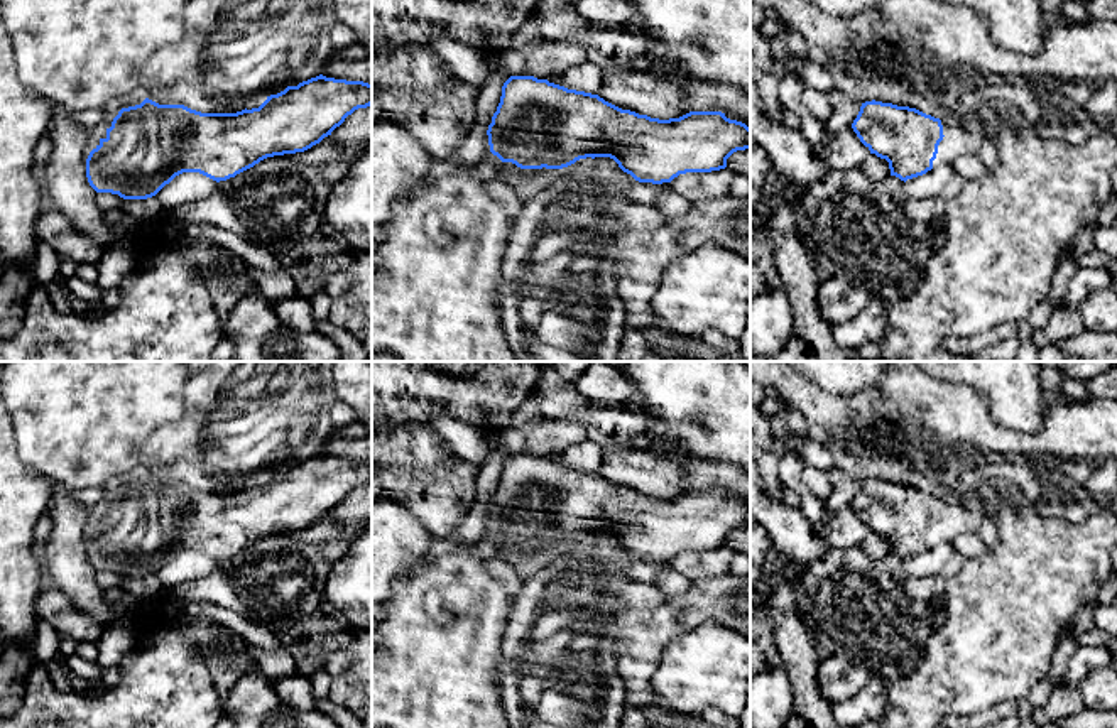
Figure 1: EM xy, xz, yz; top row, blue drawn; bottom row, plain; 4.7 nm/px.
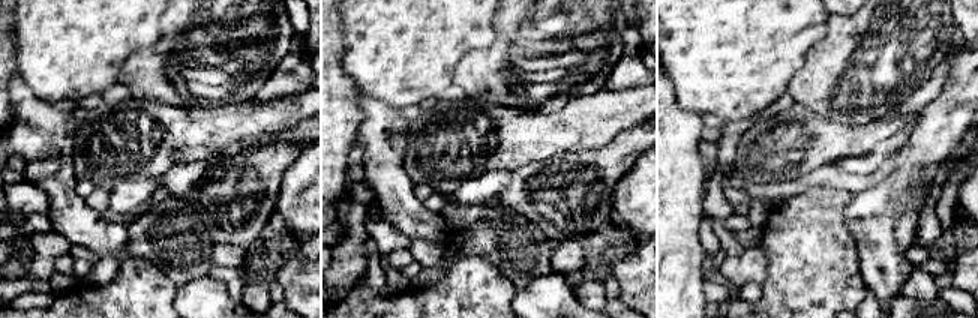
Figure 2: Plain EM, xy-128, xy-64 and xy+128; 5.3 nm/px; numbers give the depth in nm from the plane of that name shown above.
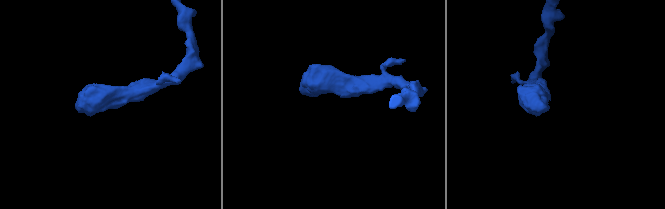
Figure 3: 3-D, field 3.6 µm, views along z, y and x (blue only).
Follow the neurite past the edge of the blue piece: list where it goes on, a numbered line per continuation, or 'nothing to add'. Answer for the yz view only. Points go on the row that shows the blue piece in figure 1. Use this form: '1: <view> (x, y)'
1: yz (958, 139)

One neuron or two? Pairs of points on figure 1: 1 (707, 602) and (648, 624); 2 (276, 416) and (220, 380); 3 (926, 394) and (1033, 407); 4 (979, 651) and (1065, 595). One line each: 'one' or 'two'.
1: one
2: one
3: two
4: one

